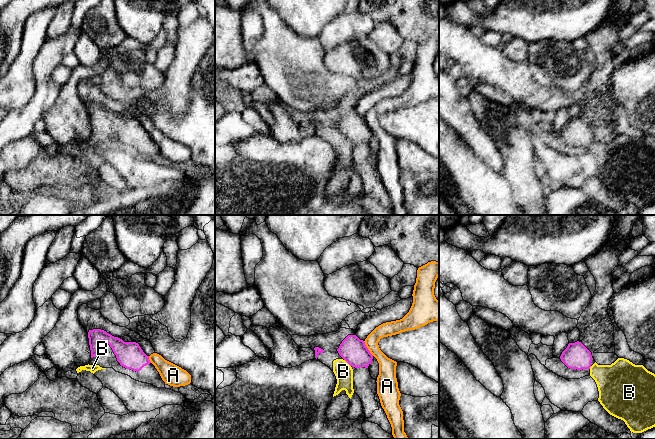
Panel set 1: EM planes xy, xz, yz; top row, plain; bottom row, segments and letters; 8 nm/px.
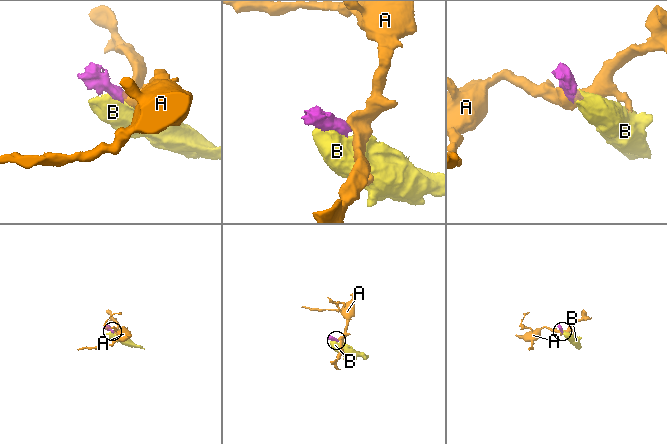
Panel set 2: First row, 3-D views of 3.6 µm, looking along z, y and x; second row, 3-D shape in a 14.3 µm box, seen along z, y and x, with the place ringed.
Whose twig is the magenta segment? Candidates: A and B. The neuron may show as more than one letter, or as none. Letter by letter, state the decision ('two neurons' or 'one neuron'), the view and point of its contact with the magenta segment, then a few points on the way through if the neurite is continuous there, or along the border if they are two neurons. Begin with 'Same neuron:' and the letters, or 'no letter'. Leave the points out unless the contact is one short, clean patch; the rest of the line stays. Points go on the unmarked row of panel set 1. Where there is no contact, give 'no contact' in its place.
Same neuron: B
A: two neurons; meets magenta in xz at (367, 124); border along xz (363, 117), (373, 131)
B: one neuron; meets magenta in xz at (347, 138); runs through xz (353, 126), (353, 132), (347, 138), (343, 143), (343, 147)

